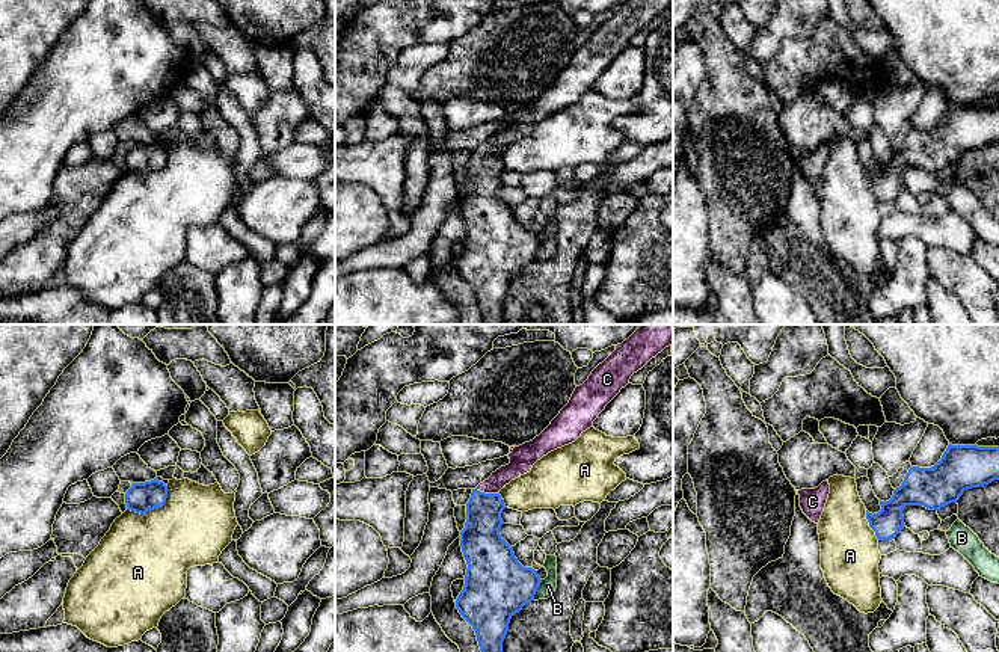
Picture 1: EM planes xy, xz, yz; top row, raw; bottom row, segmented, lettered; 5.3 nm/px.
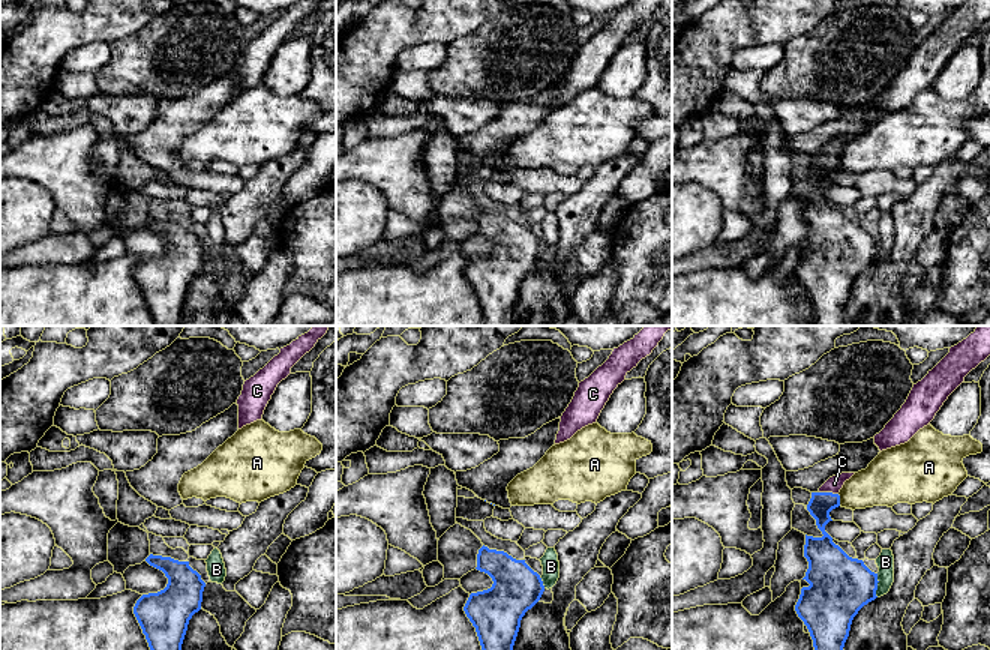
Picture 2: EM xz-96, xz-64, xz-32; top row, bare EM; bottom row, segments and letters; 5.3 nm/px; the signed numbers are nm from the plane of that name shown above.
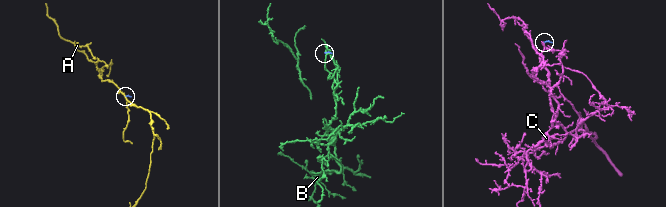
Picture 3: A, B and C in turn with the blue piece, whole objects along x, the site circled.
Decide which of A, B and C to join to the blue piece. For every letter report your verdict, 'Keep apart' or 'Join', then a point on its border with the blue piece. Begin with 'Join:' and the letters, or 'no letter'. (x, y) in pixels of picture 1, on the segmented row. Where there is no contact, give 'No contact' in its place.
Join: C
A: Keep apart. Touches blue at xy (154, 507)
B: Keep apart. Touches blue at xz (536, 590)
C: Join. Touches blue at xz (488, 494)

